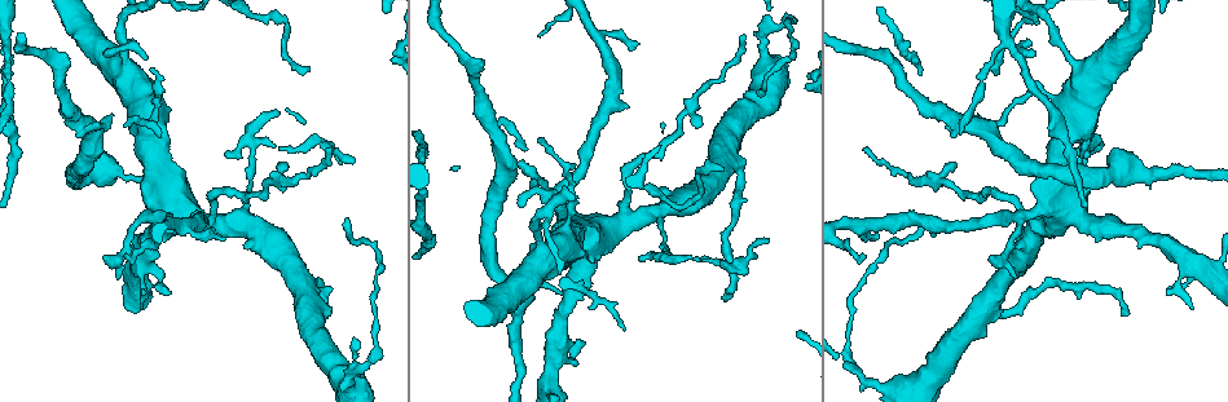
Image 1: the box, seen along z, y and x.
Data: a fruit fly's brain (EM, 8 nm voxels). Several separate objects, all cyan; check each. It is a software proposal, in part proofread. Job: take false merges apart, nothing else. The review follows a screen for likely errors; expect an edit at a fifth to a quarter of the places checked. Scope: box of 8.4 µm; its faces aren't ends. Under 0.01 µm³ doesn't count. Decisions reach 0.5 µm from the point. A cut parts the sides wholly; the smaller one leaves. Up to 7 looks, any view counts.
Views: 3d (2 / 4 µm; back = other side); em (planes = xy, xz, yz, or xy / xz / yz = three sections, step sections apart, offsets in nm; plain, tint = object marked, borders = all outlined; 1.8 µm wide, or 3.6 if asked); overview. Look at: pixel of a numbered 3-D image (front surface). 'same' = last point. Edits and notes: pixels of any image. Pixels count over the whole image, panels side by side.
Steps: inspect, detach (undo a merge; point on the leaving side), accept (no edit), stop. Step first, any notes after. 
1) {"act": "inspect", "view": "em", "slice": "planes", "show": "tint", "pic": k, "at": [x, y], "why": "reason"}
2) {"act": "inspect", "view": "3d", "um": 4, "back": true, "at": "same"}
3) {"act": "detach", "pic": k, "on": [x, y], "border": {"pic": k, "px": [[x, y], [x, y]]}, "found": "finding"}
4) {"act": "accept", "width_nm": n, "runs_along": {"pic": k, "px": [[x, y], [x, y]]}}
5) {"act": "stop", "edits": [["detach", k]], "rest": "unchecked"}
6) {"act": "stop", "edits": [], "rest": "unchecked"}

{"act": "inspect", "view": "3d", "um": 2, "pic": 1, "at": [557, 361], "why": "three arms meet"}

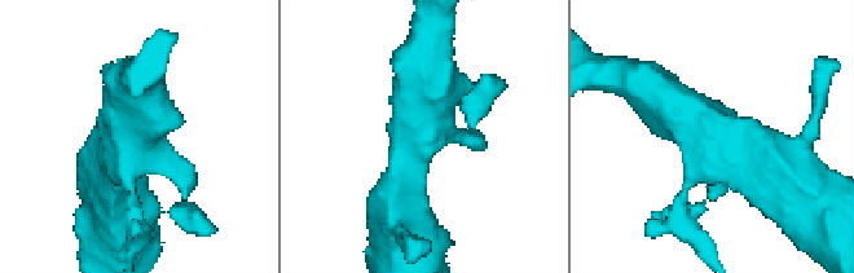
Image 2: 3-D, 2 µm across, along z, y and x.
{"act": "inspect", "view": "em", "um": 3.6, "slice": "planes", "show": "tint", "pic": 2, "at": [415, 135]}

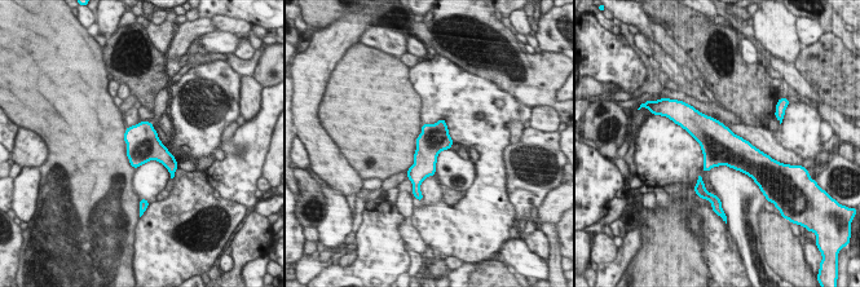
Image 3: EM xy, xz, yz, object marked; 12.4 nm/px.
{"act": "accept", "found": "continuous, no second neuron"}

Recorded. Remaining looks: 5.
{"act": "inspect", "view": "3d", "um": 2, "pic": 1, "at": [996, 193], "why": "sharp bend"}

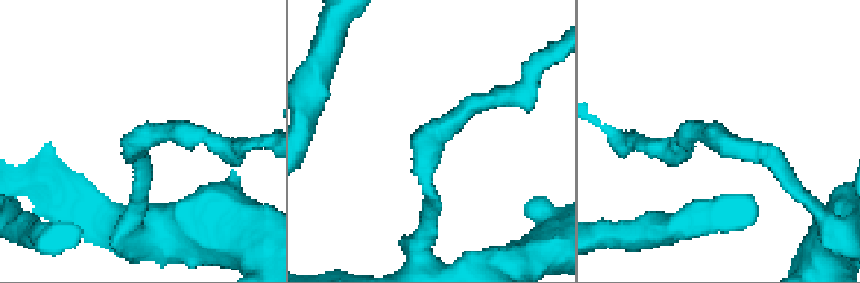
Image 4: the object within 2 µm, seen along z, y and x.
{"act": "inspect", "view": "em", "slice": "yz", "step": 4, "show": "tint", "pic": 4, "at": [434, 131]}

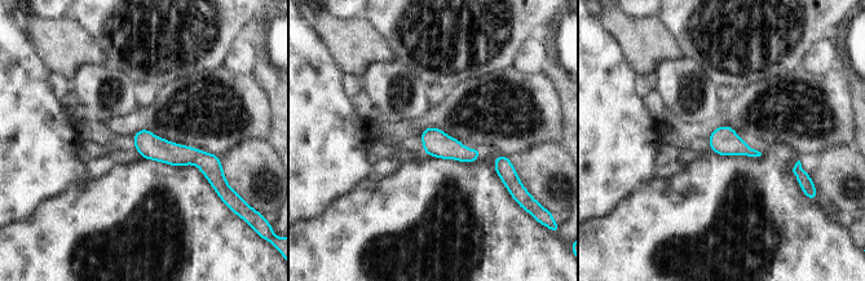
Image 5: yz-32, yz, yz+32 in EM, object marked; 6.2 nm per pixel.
{"act": "accept", "width_nm": 160, "runs_along": {"pic": 5, "px": [[137, 136], [157, 149], [217, 165]]}, "found": "one neuron here"}

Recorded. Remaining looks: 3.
{"act": "inspect", "view": "em", "slice": "planes", "show": "plain", "pic": 1, "at": [1018, 305], "why": "sudden change in width"}

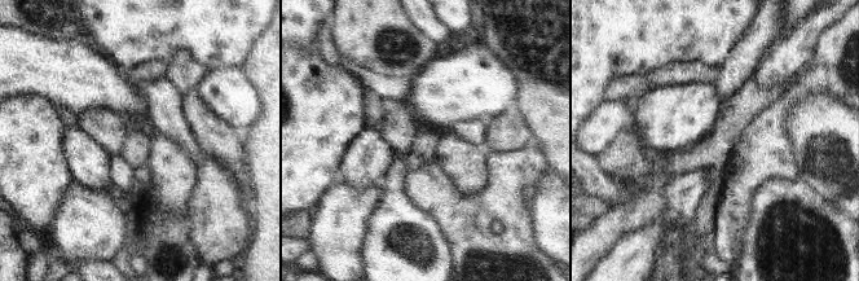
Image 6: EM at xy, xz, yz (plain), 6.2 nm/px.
{"act": "inspect", "view": "em", "slice": "planes", "show": "tint", "at": "same", "why": "where the object lies"}

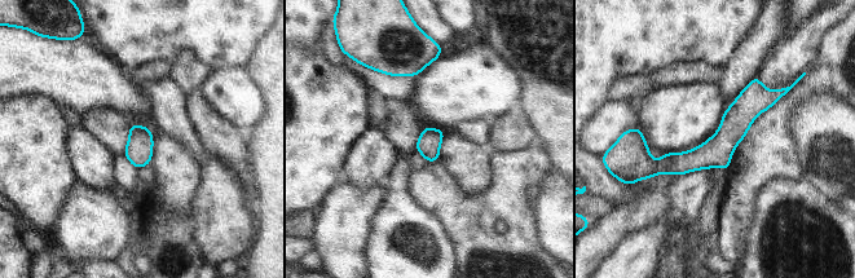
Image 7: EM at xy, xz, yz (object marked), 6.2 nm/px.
{"act": "accept", "width_nm": 150, "runs_along": {"pic": 7, "px": [[780, 92], [701, 158], [653, 163], [642, 145]]}, "found": "continuous, no second neuron"}

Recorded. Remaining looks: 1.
{"act": "stop", "edits": [], "rest": "unchecked"}

